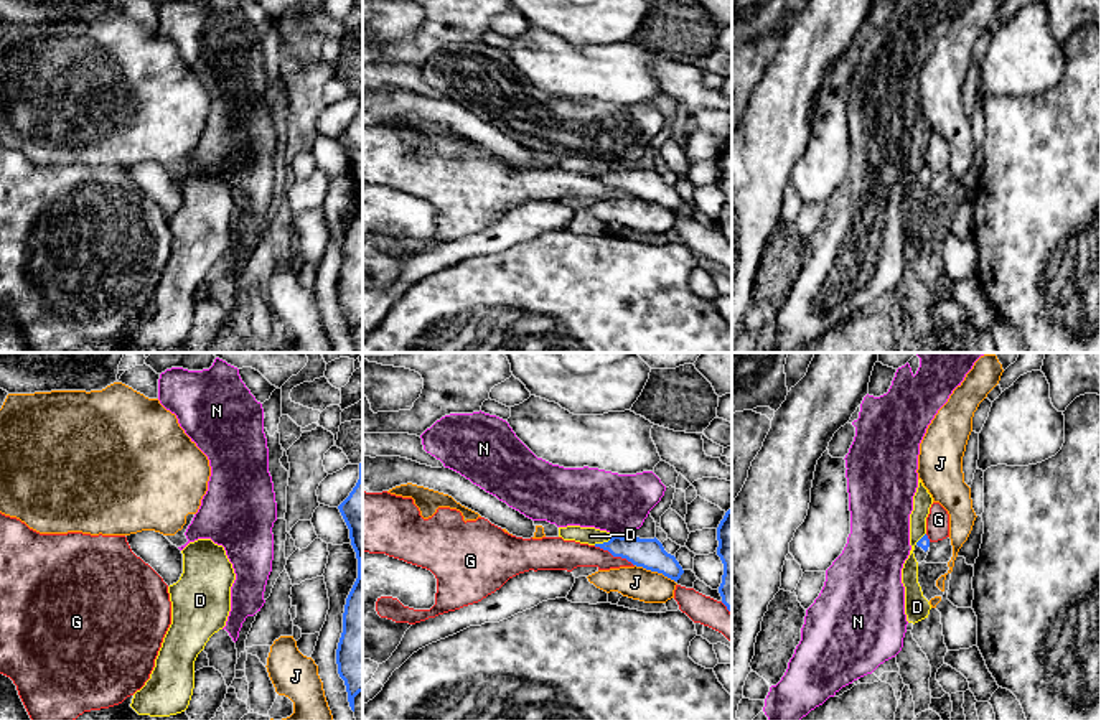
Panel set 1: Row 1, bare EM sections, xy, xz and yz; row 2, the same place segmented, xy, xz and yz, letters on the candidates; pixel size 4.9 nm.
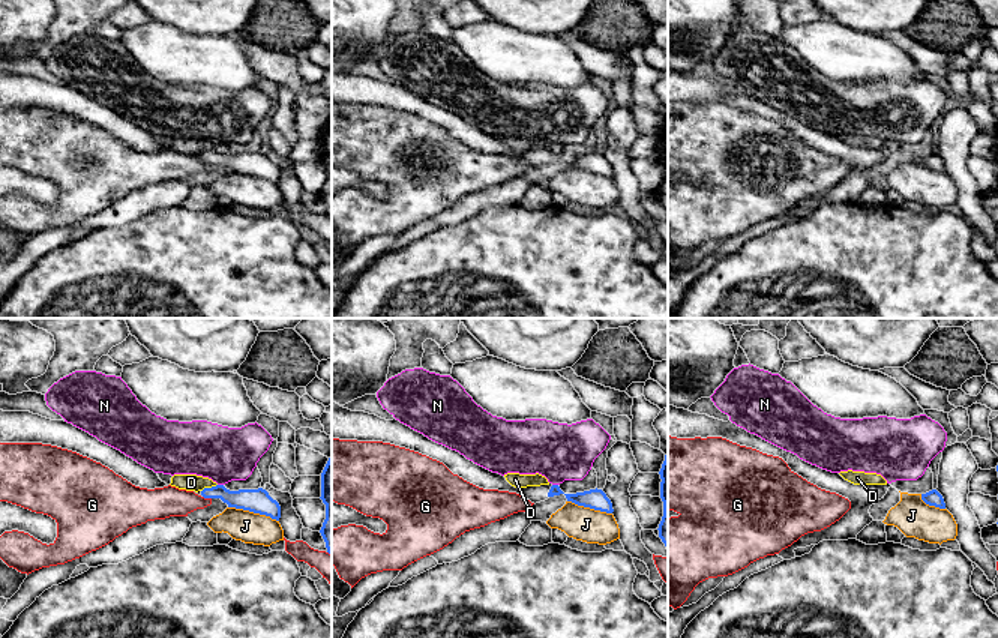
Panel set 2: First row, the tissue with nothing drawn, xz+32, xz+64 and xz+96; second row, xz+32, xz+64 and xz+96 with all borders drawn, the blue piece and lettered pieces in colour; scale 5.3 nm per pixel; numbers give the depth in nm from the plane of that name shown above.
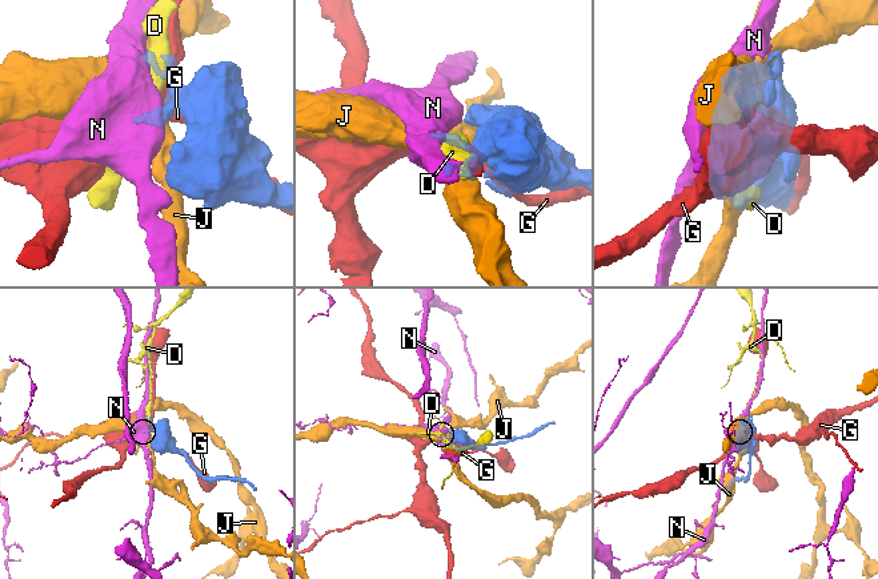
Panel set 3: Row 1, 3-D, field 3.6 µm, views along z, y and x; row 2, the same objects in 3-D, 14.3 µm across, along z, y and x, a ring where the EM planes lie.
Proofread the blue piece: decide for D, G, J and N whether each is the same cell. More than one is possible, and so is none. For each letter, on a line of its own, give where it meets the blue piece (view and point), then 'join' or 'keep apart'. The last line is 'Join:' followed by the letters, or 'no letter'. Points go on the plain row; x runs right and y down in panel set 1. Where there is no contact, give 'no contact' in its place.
D: meets blue in xz at (604, 173); keep apart
G: meets blue in xz at (613, 187); keep apart
J: meets blue in xz at (655, 201); keep apart
N: meets blue in xz at (617, 167); keep apart
Join: no letter

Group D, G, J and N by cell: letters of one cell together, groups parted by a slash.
D / G / J / N

